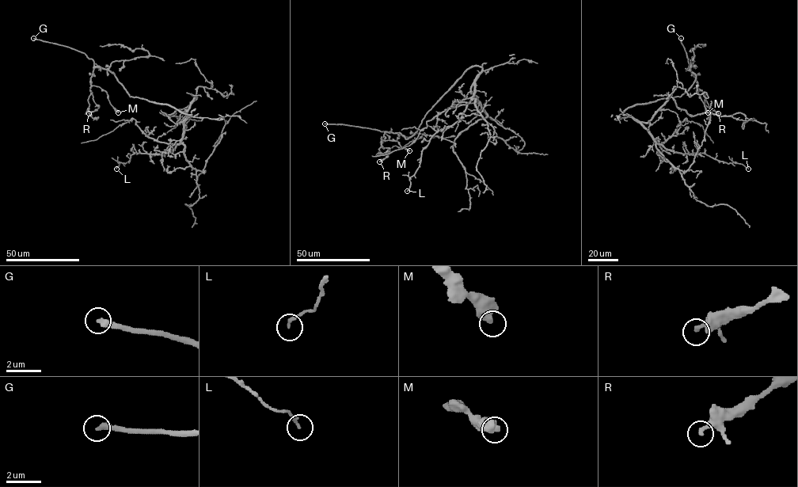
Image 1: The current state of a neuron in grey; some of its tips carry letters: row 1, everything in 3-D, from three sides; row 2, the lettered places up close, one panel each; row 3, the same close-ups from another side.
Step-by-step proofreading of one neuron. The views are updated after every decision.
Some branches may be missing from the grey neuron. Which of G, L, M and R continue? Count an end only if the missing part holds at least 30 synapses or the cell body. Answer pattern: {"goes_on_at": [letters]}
{"goes_on_at": ["G"]}

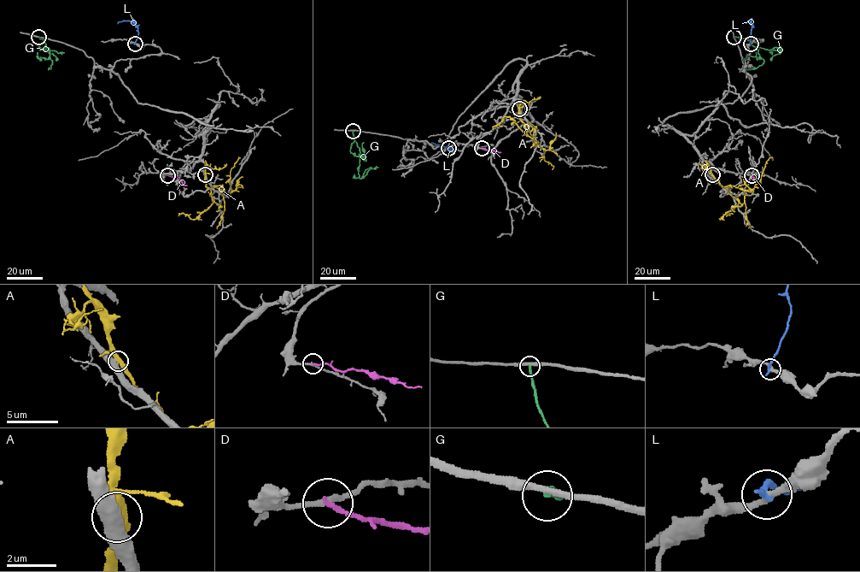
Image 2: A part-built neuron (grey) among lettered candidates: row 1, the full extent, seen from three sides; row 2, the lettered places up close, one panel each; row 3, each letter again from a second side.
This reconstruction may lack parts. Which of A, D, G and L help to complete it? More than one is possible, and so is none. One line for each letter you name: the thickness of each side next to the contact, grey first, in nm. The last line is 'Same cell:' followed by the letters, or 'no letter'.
Same cell: no letter

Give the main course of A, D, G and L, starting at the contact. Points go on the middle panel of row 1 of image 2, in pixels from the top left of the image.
A: (519, 109), (520, 120), (528, 127), (534, 141), (545, 150), (544, 160), (553, 166), (552, 169)
D: (482, 148), (500, 152)
G: (353, 131), (360, 151), (359, 177), (361, 178), (368, 168), (377, 167)
L: (448, 148), (431, 143)

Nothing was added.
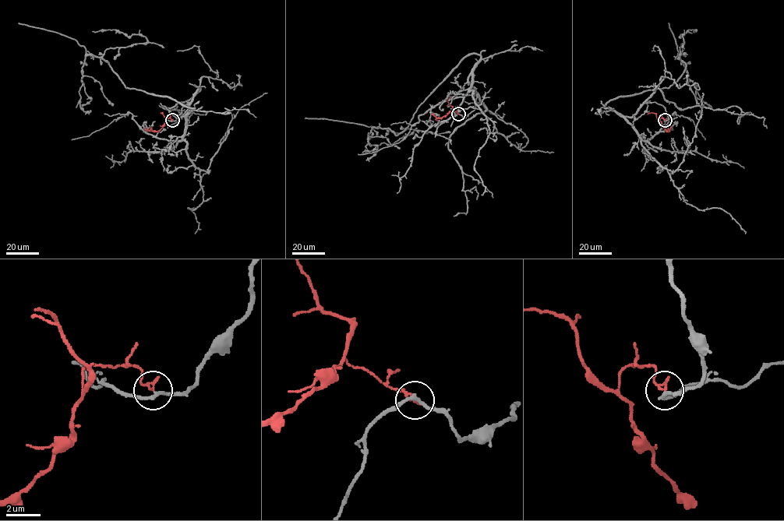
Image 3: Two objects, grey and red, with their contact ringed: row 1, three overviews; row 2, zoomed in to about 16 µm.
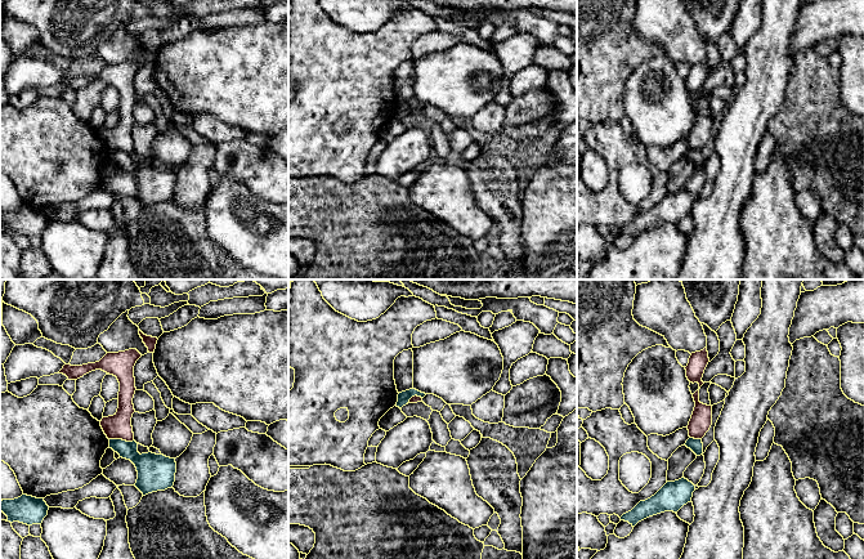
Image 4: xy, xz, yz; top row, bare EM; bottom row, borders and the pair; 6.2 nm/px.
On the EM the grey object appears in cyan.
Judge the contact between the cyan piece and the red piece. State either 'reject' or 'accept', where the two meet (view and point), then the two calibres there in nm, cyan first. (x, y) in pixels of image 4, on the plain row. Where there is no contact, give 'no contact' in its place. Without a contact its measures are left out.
reject; meets cyan in xy at (121, 151); 170 nm thick on the cyan side, 160 nm on the other

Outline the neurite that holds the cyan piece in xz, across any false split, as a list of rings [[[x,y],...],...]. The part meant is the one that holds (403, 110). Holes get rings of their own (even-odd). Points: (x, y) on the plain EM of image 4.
[[[416,100],[402,103],[398,106],[397,118],[402,120],[403,117],[408,116],[409,111],[415,107],[424,109],[426,106]]]

